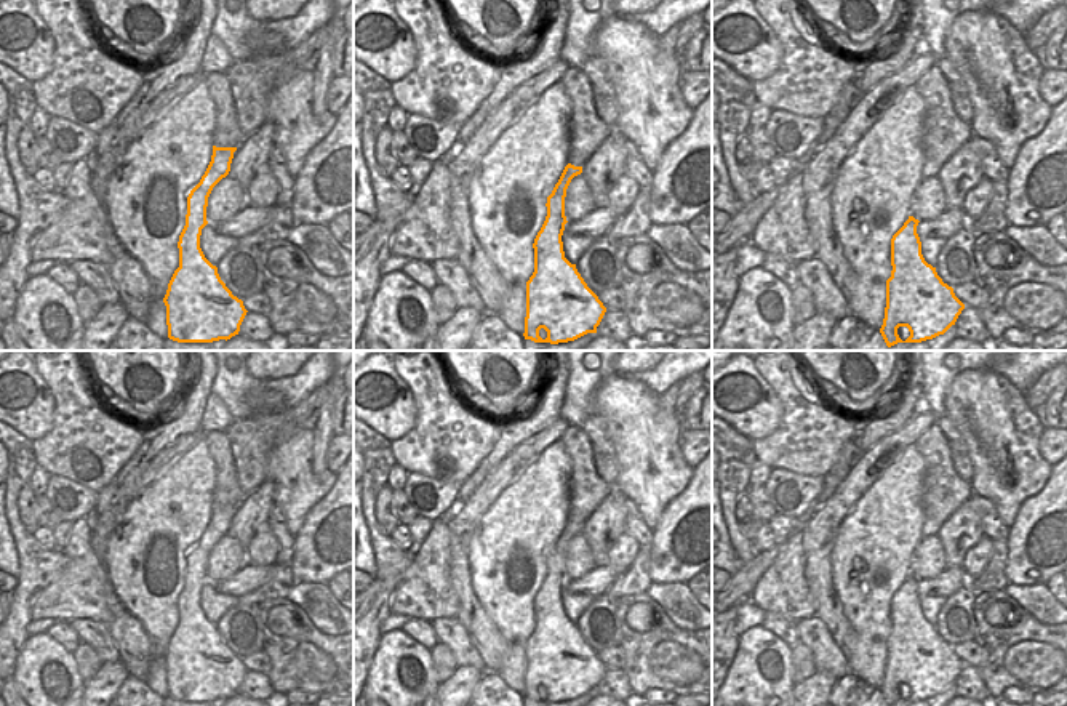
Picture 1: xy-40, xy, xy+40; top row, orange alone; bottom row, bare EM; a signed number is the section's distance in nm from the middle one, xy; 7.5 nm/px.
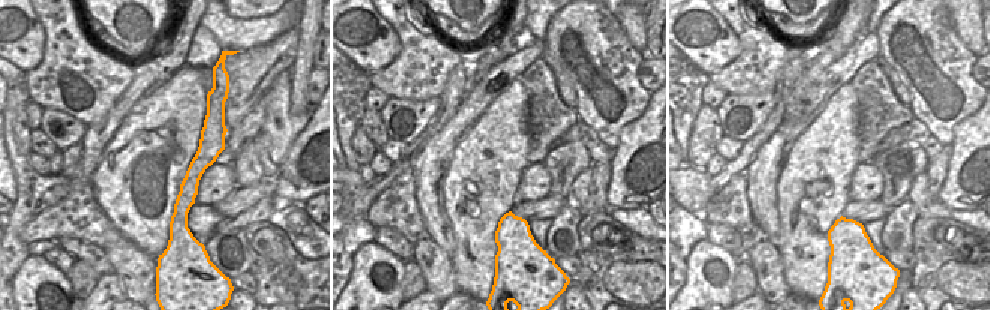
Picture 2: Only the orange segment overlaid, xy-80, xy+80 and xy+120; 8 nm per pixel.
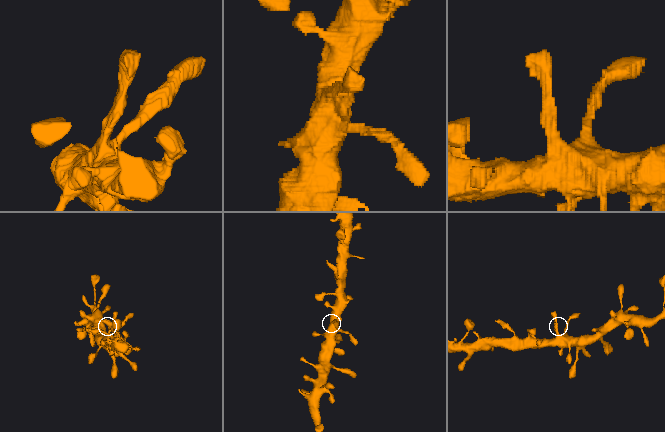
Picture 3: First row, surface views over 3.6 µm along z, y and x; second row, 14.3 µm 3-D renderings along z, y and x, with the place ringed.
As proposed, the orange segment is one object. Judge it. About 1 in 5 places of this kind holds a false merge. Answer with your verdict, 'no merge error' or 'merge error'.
no merge error

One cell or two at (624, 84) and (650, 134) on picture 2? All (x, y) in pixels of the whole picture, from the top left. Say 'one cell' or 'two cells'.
two cells

